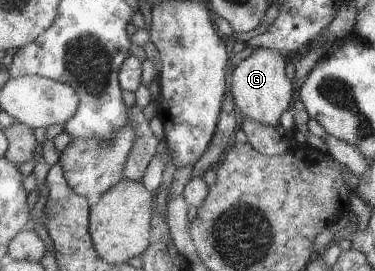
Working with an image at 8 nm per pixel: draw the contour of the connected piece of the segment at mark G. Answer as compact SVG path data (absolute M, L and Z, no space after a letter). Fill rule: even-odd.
M259 47L235 67L230 91L242 120L249 118L265 126L279 126L283 112L289 109L298 97L298 93L293 90L290 67L284 57L285 54L277 48Z

